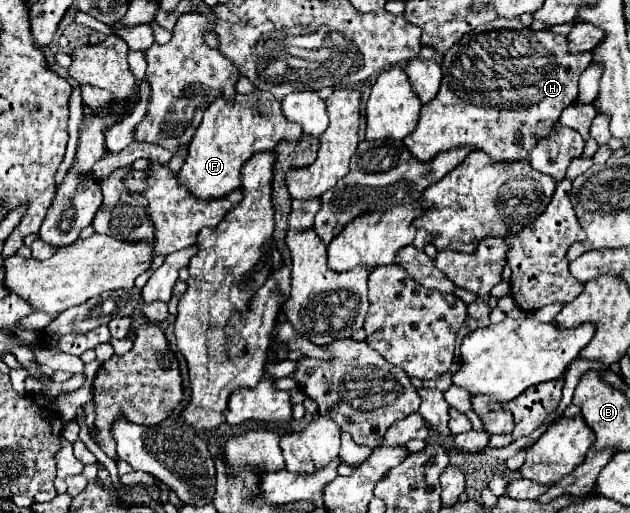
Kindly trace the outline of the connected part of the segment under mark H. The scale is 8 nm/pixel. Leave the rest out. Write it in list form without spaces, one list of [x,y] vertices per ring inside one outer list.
[[[495,20],[487,26],[507,26],[505,30],[489,32],[469,32],[453,48],[445,52],[443,60],[443,80],[433,102],[421,108],[421,118],[417,128],[405,136],[405,144],[413,156],[421,162],[435,158],[441,150],[475,144],[479,150],[495,160],[525,160],[527,152],[533,148],[535,138],[549,136],[551,128],[559,120],[561,112],[575,104],[577,100],[577,80],[581,72],[589,66],[589,52],[569,54],[567,36],[553,34],[551,30],[529,30],[519,24],[519,20]]]

